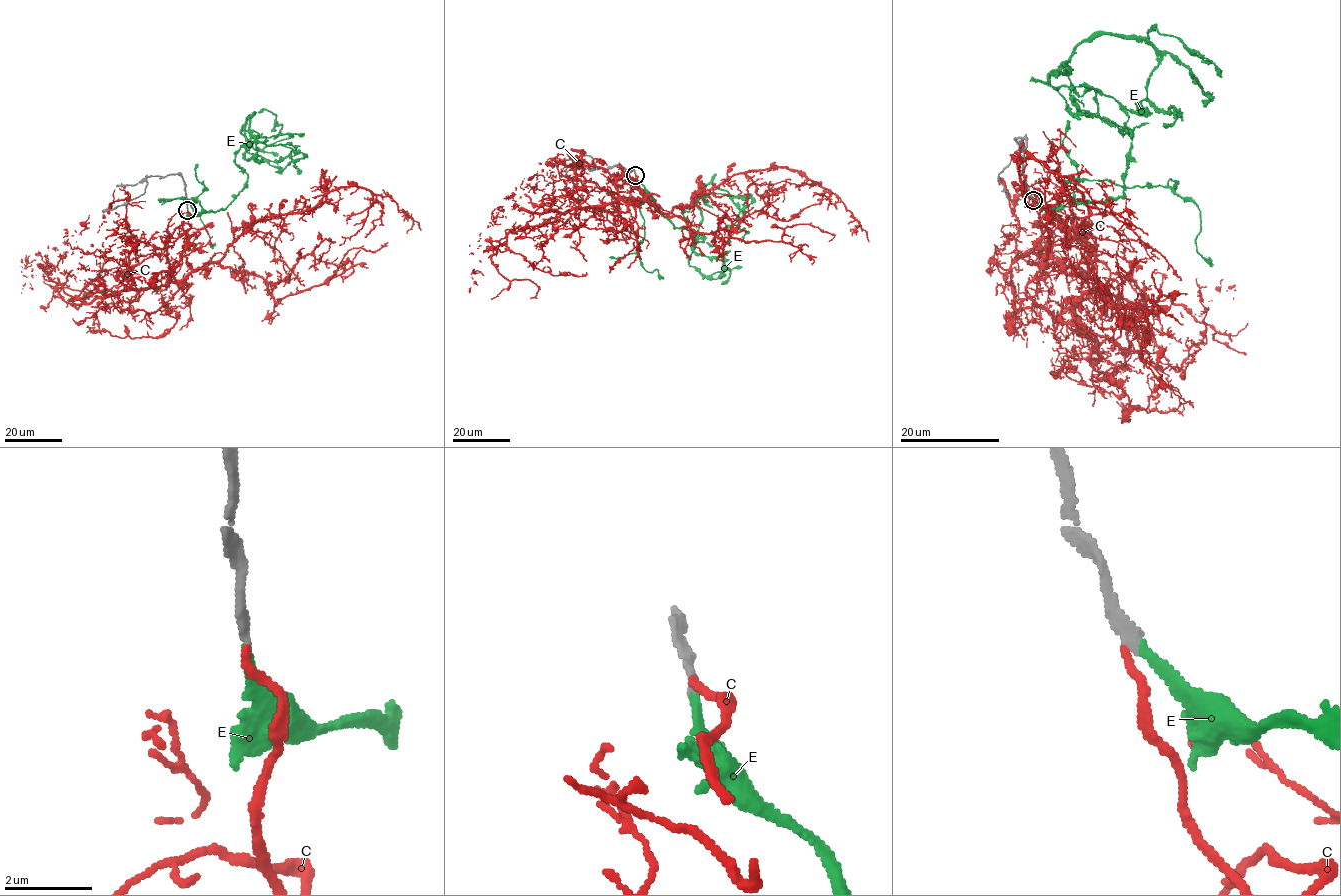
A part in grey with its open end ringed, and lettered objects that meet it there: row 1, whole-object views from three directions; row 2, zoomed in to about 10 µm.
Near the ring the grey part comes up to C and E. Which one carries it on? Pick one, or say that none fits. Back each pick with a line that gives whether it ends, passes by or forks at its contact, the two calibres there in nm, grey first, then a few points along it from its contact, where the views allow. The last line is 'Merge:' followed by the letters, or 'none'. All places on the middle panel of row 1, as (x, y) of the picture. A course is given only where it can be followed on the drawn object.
E: It ends there. Thickness 240 nm (grey) against 200 nm. Its course: (635, 176), (673, 226), (693, 232), (683, 212), (706, 194), (698, 197), (690, 266), (708, 276), (741, 266)
Merge: E

